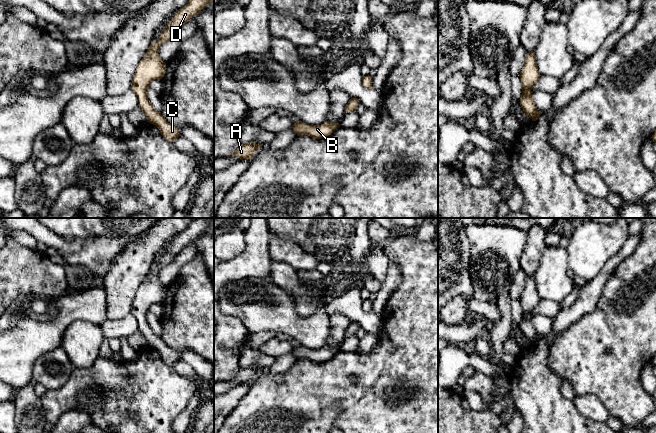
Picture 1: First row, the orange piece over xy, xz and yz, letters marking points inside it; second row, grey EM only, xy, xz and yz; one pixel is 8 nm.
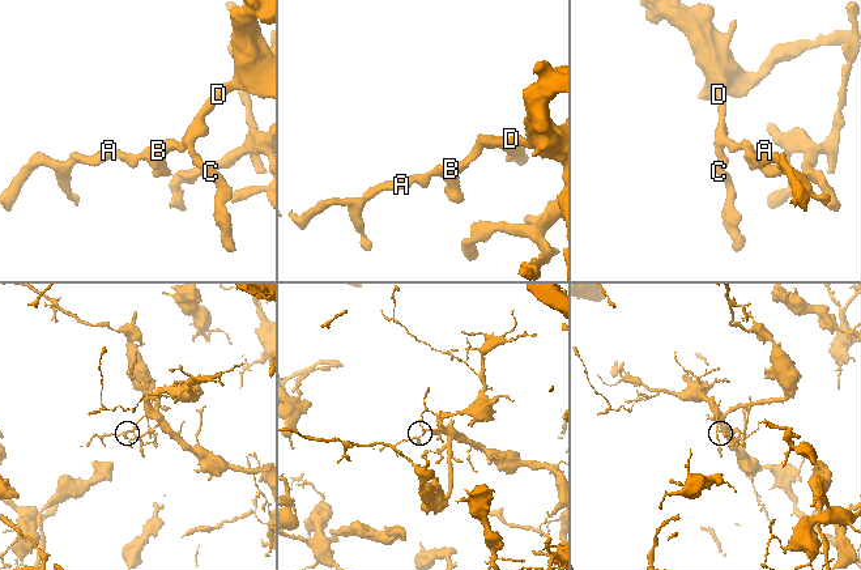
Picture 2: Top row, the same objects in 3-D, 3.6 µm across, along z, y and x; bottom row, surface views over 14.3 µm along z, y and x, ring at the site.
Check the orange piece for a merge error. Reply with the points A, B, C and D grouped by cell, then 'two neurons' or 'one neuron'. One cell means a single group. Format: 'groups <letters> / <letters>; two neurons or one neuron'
groups A B D / C; two neurons

